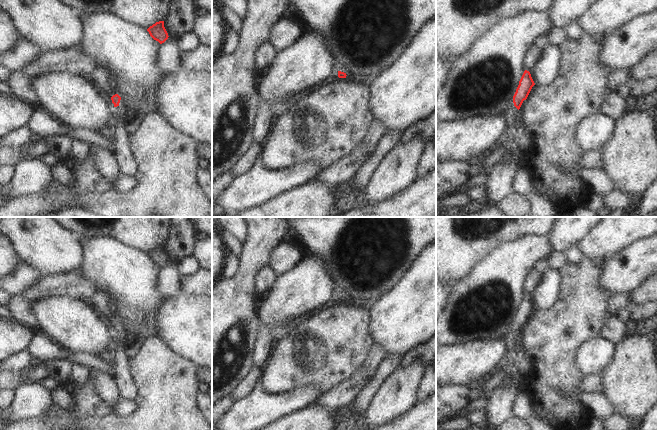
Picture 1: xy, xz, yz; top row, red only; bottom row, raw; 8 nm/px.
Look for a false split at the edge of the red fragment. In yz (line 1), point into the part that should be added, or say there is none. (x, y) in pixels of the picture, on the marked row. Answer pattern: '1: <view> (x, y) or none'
1: yz (514, 156)

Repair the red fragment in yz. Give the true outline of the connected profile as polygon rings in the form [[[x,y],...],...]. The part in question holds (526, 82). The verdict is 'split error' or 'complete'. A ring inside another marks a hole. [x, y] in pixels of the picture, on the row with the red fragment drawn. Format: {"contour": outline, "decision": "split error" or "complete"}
{"contour": [[[525,70],[513,96],[514,105],[504,114],[507,126],[503,142],[507,149],[507,154],[503,158],[503,164],[512,164],[517,169],[525,167],[525,154],[521,152],[518,145],[518,138],[521,136],[521,128],[519,128],[516,123],[516,117],[523,101],[527,99],[534,85],[535,83],[530,72]]], "decision": "split error"}

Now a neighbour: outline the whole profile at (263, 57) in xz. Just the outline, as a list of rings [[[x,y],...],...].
[[[270,42],[262,44],[255,52],[253,64],[254,68],[259,72],[265,71],[273,59],[275,58],[276,52]]]

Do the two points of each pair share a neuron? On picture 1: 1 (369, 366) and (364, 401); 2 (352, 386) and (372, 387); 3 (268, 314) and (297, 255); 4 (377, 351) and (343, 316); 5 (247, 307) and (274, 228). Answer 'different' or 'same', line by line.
1: different
2: different
3: different
4: different
5: same

